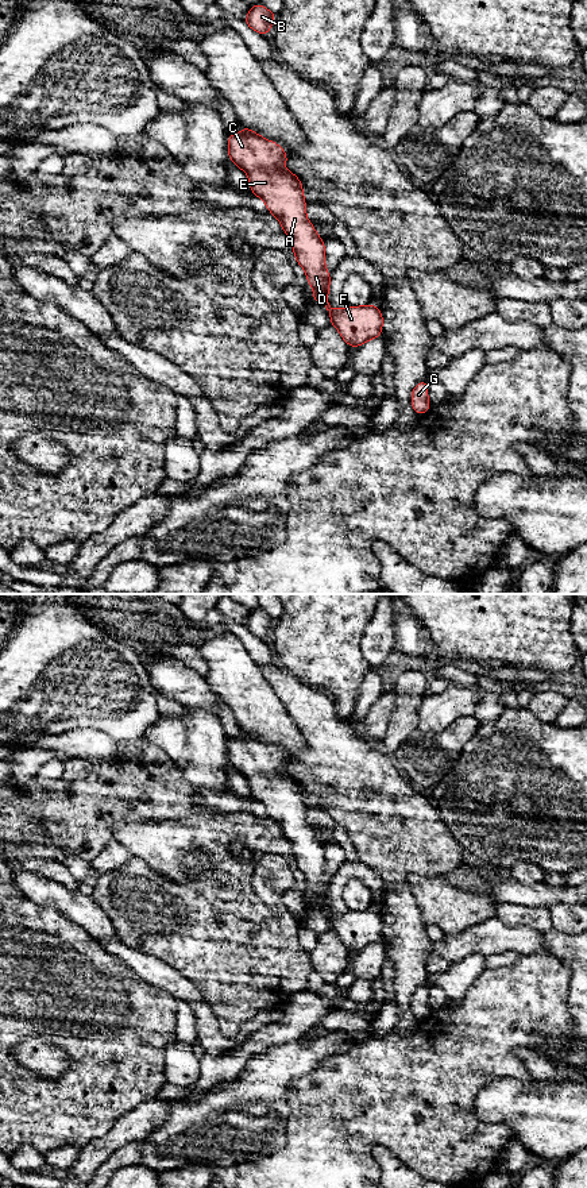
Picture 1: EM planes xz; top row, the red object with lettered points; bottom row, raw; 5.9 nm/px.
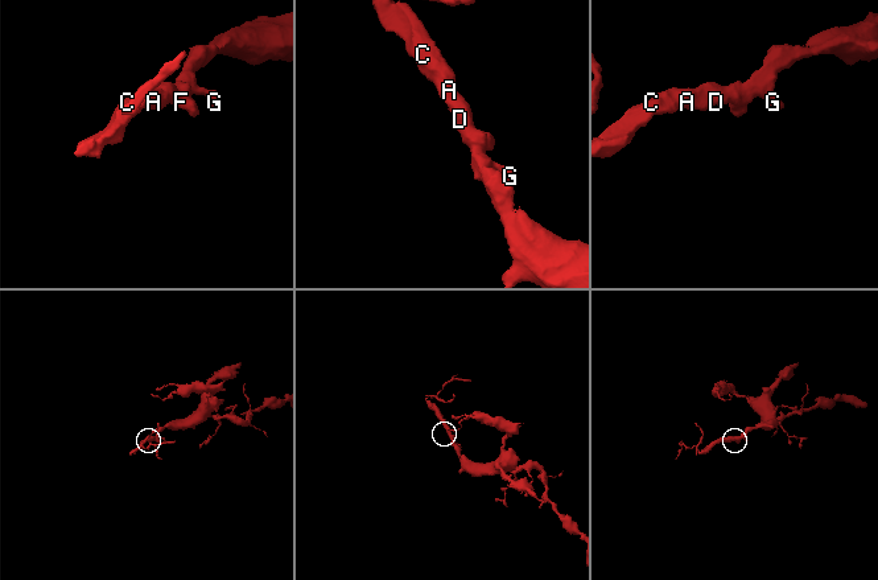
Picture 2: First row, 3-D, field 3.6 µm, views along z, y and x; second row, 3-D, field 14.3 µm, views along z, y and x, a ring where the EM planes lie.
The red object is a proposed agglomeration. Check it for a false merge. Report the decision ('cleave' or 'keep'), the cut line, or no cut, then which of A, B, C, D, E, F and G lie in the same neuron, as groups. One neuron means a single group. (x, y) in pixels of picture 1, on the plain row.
keep | no cut | A B C D E F G

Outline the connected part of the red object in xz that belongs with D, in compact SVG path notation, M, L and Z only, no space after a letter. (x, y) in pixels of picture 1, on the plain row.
M242 729L240 738L228 738L229 765L247 778L251 790L250 796L262 803L267 815L274 819L291 846L294 863L306 878L306 888L314 892L310 899L316 907L324 909L333 930L350 952L360 952L374 942L382 942L383 922L381 913L368 909L363 911L348 910L344 914L333 914L328 907L331 879L325 872L325 849L317 840L313 829L306 824L306 806L302 787L290 775L282 775L287 768L287 759L273 745L267 745Z

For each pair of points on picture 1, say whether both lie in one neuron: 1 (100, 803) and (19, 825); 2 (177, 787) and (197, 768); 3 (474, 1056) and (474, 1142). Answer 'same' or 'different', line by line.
1: same
2: different
3: same

